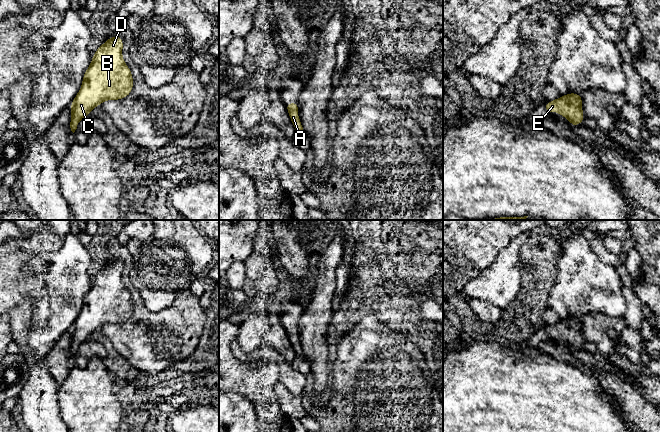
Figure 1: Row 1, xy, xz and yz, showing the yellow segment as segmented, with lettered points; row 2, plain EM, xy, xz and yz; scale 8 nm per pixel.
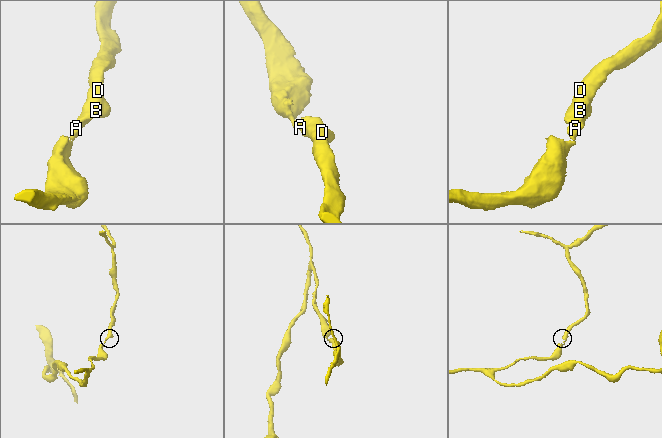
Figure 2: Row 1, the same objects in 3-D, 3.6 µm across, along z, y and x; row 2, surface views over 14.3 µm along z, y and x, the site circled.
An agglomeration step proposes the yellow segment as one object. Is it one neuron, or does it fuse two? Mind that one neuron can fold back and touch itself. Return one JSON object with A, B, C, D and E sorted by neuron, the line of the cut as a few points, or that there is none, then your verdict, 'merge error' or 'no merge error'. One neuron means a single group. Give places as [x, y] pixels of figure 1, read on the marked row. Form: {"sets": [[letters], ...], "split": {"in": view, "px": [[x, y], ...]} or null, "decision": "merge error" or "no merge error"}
{"sets": [["A", "B", "C", "D", "E"]], "split": null, "decision": "no merge error"}

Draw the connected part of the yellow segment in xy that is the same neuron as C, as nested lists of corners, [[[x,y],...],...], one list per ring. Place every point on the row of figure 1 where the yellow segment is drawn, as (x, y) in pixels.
[[[113,35],[96,49],[71,110],[70,128],[74,133],[79,121],[103,101],[120,100],[131,94],[133,75],[122,57],[123,39]]]

